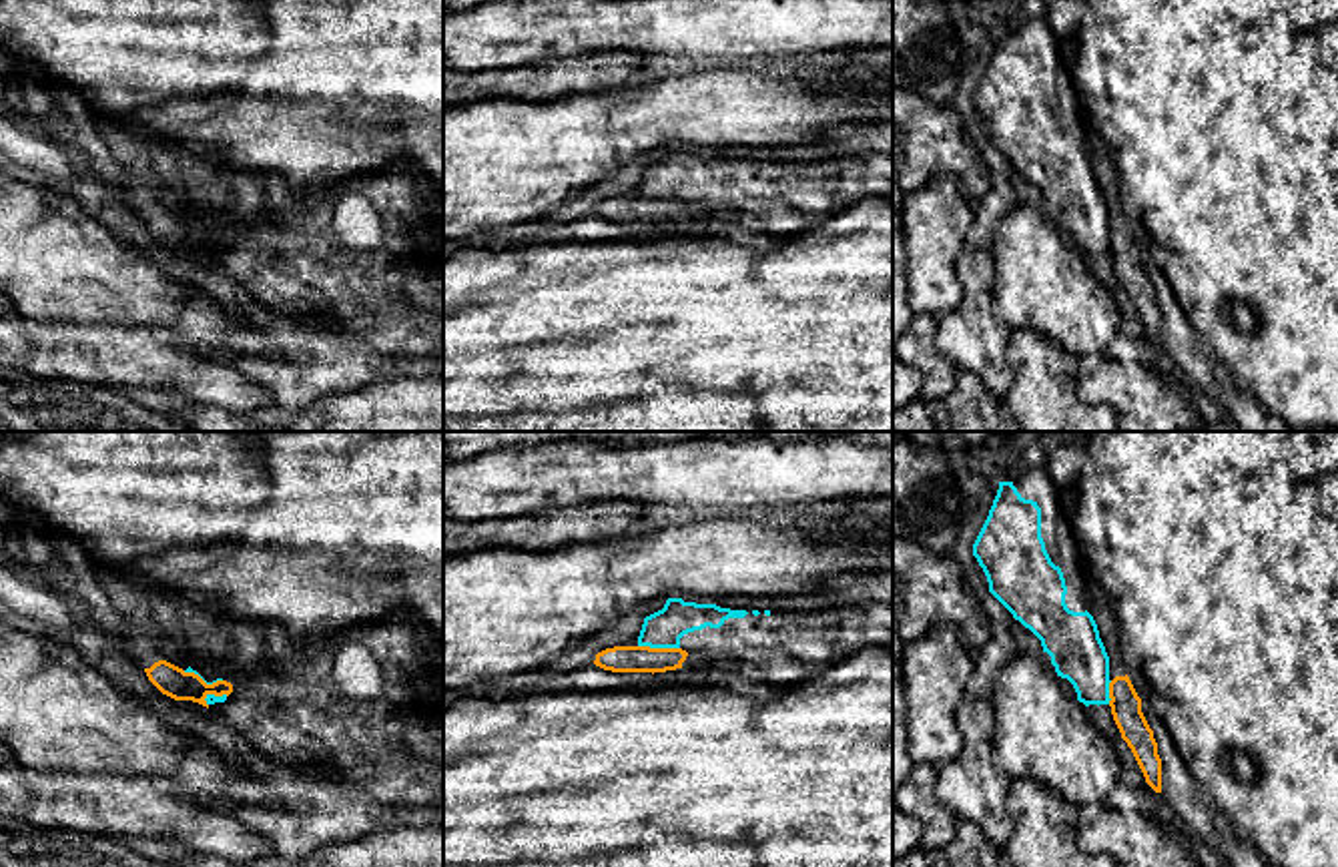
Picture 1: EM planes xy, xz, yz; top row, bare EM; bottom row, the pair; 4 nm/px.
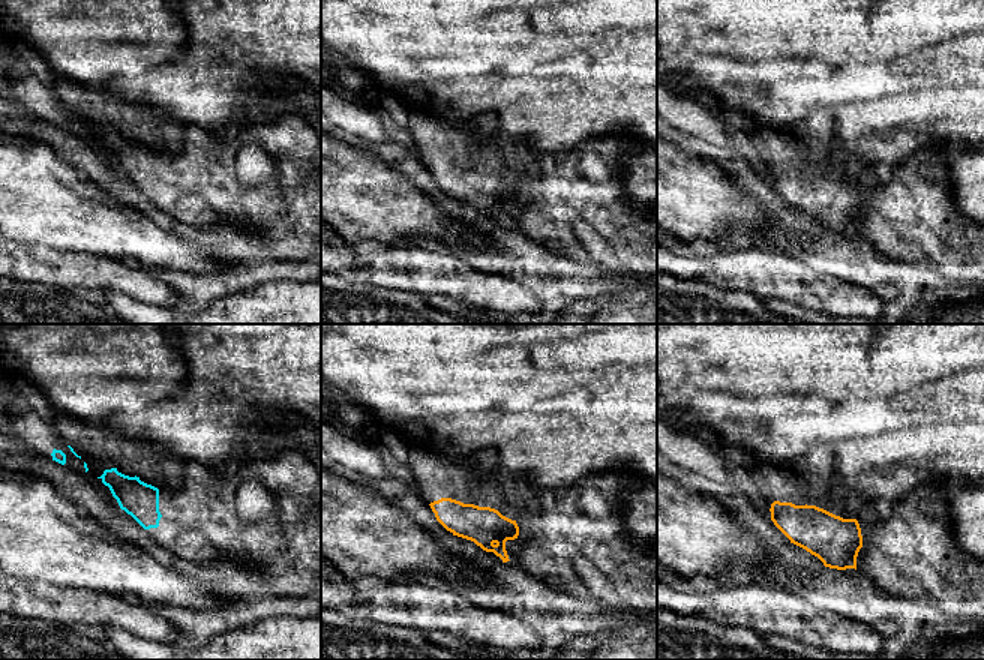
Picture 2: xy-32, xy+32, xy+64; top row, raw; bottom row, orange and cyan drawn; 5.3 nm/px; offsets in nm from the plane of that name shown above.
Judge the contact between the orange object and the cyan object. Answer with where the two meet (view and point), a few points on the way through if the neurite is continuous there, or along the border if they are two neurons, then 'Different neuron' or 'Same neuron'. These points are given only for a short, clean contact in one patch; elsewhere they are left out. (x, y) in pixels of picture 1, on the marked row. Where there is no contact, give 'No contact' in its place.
Touches orange at xz (658, 649). Different neuron

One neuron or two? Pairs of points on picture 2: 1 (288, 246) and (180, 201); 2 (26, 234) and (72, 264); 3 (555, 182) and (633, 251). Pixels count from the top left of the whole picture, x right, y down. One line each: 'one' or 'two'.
1: one
2: two
3: one

